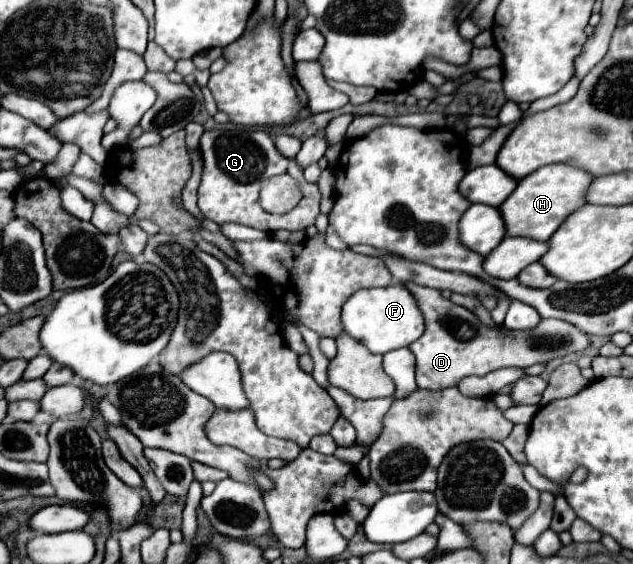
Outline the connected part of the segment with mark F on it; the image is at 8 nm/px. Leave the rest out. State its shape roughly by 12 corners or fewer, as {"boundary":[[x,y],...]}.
{"boundary":[[401,284],[365,288],[345,302],[345,332],[375,354],[425,332]]}

